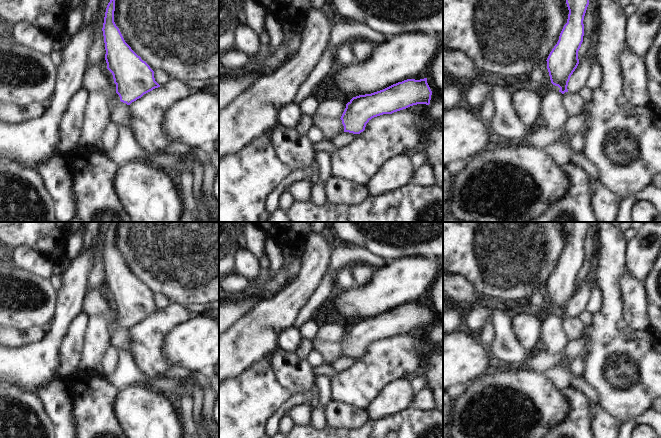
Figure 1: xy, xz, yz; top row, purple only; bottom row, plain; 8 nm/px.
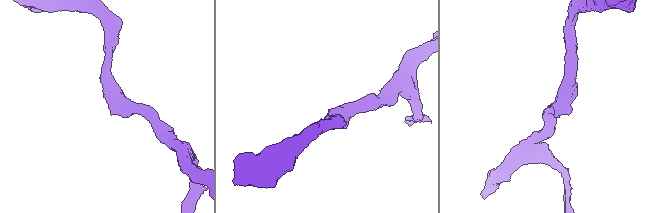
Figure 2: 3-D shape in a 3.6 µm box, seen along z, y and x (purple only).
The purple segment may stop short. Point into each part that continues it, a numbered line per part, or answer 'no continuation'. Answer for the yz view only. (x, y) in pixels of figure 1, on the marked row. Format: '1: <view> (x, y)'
1: yz (574, 104)

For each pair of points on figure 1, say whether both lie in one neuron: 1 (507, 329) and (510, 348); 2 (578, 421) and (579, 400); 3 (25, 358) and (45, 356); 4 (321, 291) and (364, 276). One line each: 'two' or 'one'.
1: one
2: one
3: one
4: two

